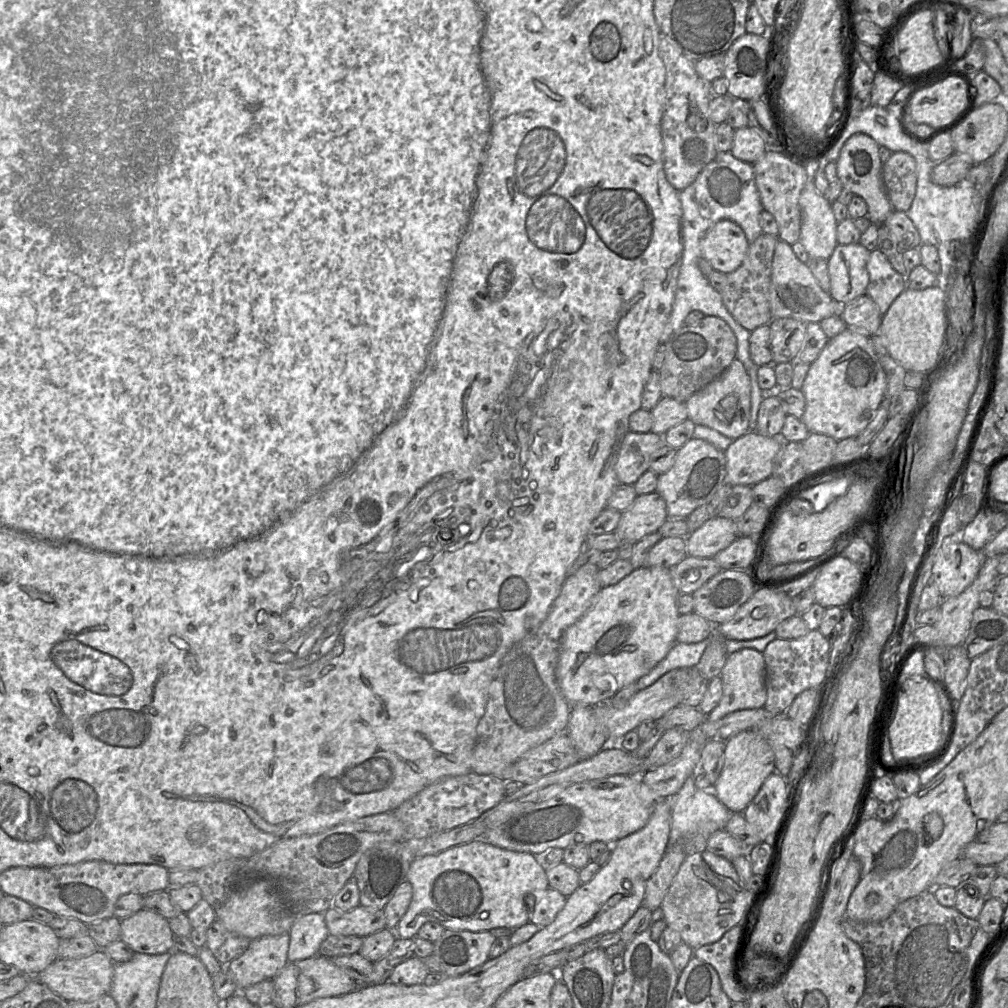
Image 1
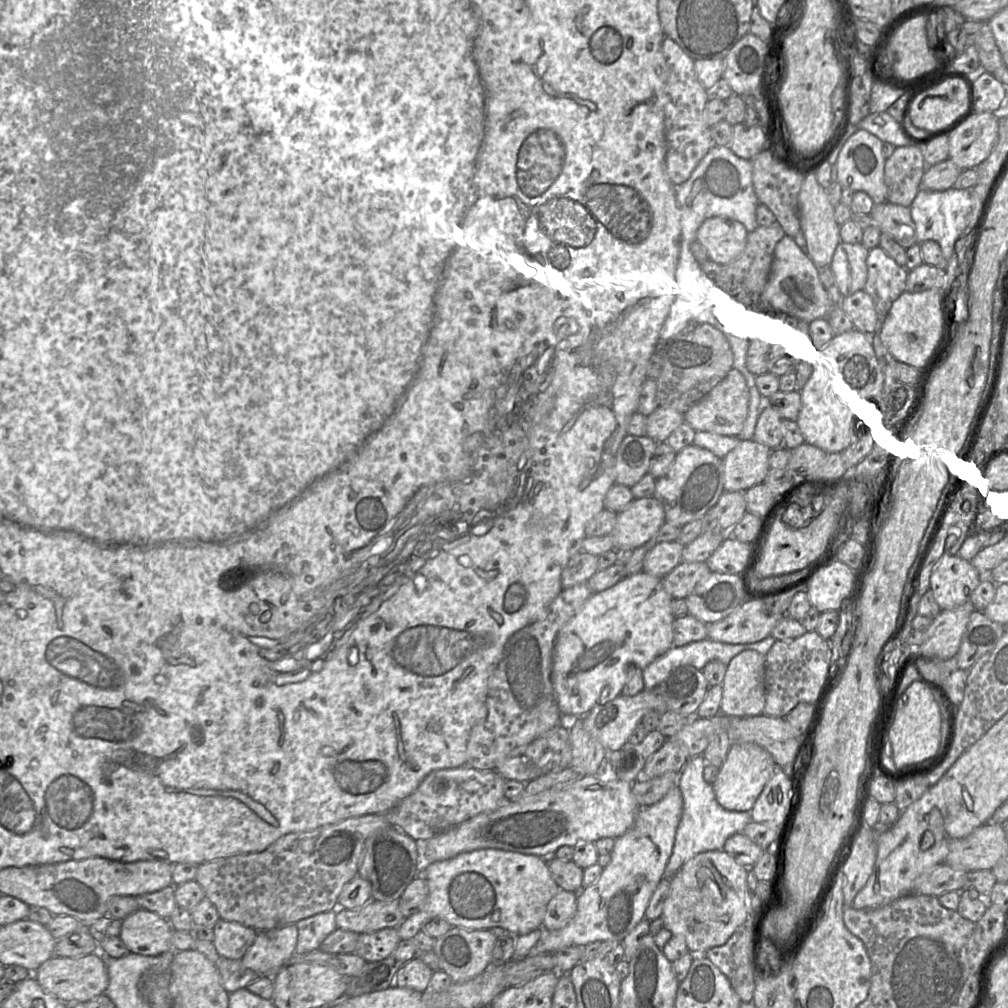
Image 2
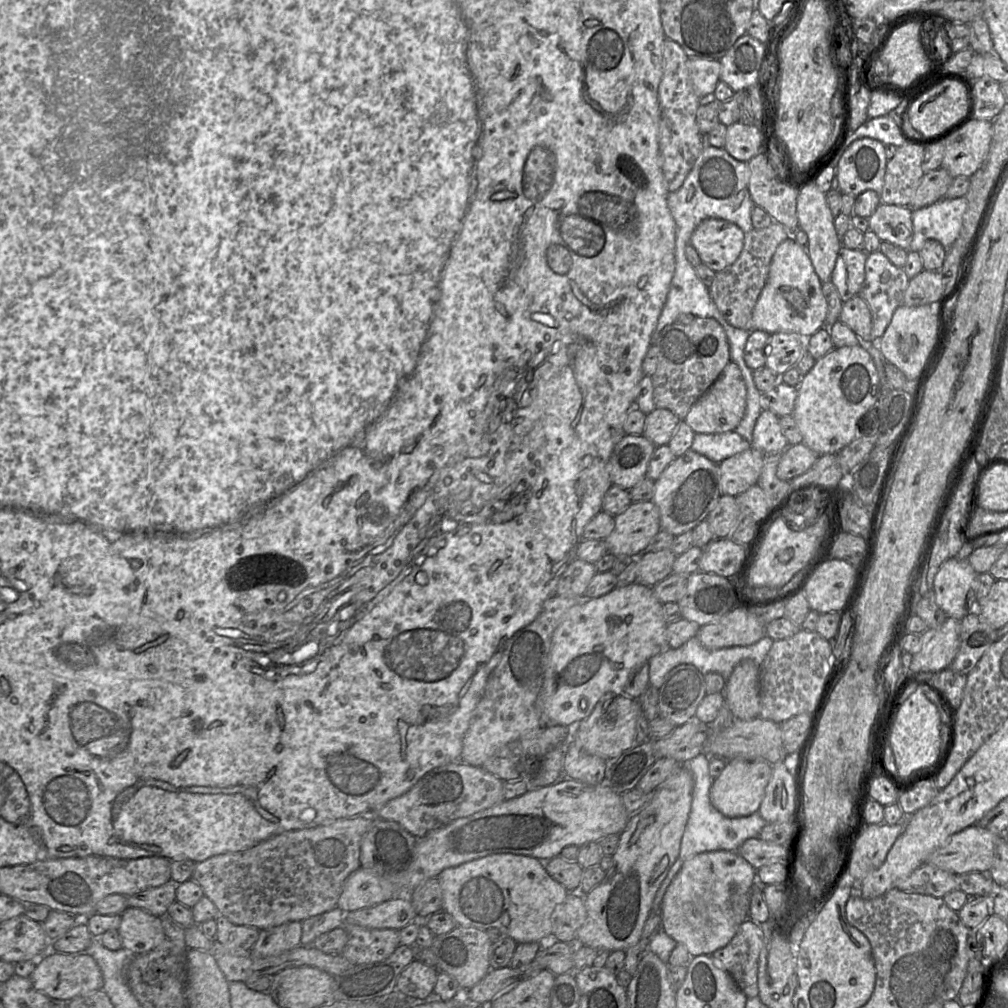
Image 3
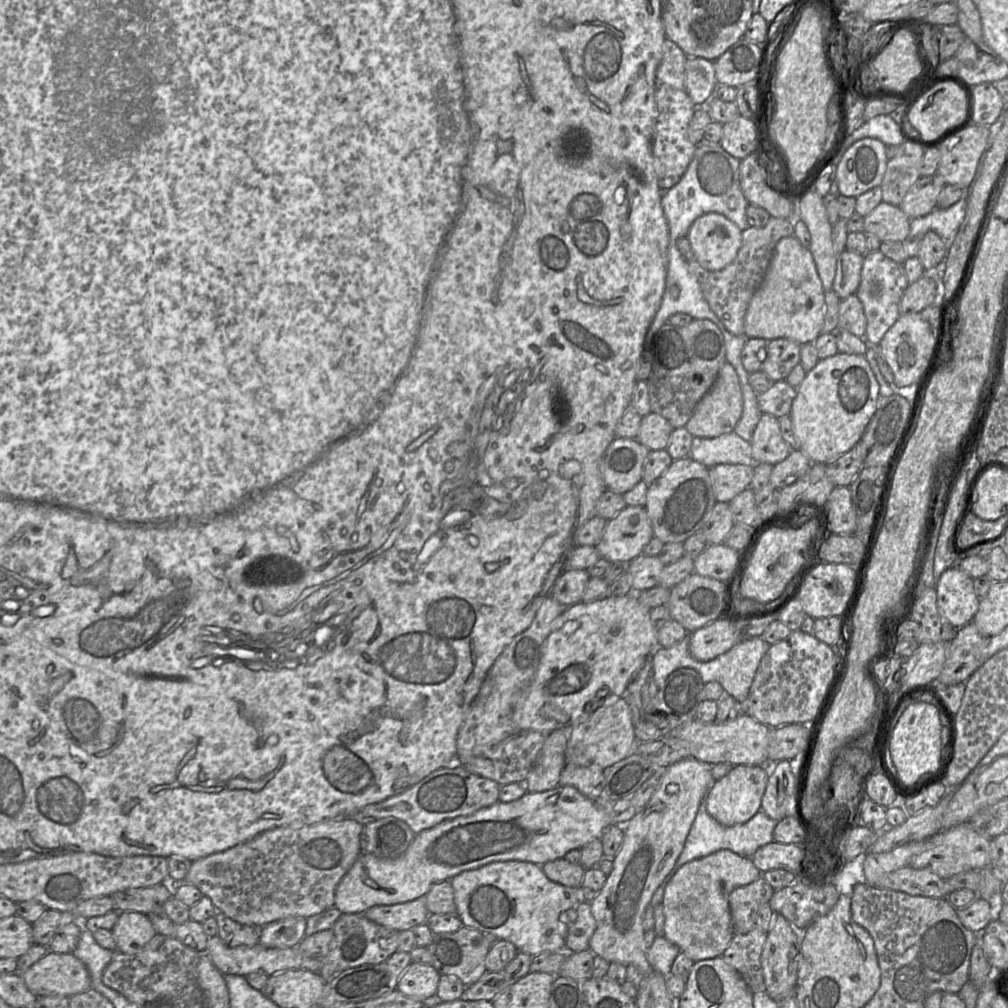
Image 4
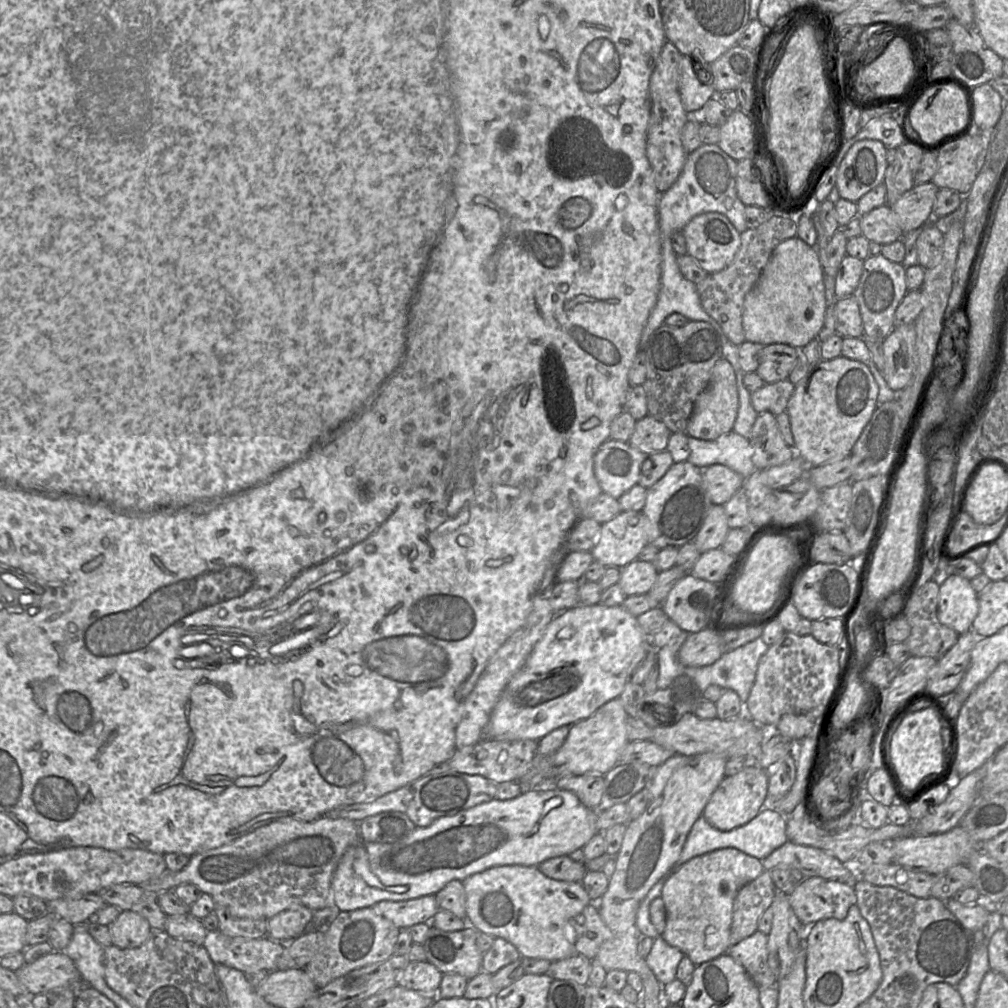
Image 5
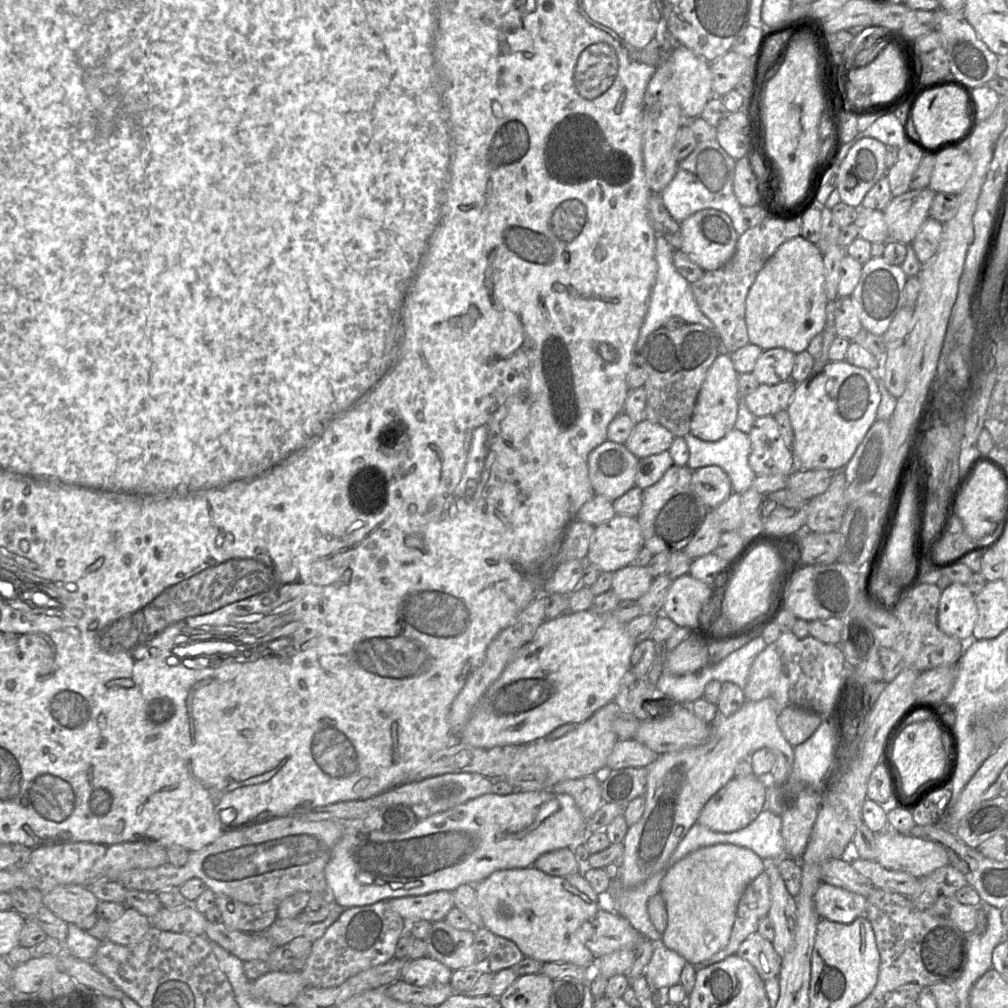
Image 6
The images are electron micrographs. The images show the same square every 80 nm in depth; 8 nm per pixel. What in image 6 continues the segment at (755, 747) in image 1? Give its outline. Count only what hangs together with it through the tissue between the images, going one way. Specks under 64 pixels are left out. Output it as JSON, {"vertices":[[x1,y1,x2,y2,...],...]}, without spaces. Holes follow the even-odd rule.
{"vertices":[[755,774,734,777,704,805,697,822,716,831,730,833,745,828,766,808,767,780]]}

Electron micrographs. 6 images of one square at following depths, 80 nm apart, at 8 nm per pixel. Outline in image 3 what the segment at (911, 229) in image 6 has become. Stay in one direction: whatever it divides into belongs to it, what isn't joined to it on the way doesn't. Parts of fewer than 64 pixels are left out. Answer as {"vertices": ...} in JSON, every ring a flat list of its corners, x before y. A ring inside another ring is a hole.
{"vertices":[[943,167,925,173,915,191,910,207,920,209,945,198,953,179]]}

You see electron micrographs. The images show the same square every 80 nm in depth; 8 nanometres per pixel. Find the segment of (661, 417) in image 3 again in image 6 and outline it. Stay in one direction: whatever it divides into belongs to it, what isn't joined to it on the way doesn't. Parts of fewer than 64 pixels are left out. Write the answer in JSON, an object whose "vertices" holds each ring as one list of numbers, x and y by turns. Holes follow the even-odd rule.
{"vertices":[[645,419,635,424,624,445,638,459,668,451,674,435,662,425]]}

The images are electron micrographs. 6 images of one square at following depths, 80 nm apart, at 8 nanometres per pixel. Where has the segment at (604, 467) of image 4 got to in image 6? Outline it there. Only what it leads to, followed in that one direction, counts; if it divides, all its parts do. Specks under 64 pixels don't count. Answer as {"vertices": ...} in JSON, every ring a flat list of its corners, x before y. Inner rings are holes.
{"vertices":[[606,440,588,455,588,473,595,494,616,500,635,486,639,459,622,443]]}

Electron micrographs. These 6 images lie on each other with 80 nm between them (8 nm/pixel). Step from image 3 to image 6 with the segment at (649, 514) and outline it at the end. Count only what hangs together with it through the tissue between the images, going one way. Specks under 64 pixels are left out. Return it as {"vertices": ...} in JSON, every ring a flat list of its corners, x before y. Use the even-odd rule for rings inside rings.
{"vertices":[[615,515,594,528,586,557,587,564,596,566,601,572,616,572,631,564,644,546,641,527,636,517]]}

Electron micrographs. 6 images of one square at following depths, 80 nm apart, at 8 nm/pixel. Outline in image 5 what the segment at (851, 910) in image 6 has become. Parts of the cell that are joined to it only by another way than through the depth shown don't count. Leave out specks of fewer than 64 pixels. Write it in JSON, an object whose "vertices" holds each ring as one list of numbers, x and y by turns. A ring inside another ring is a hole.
{"vertices":[[813,877,805,878,788,900,799,921,812,926,824,919,844,919,849,908,856,905,857,897,852,885]]}

